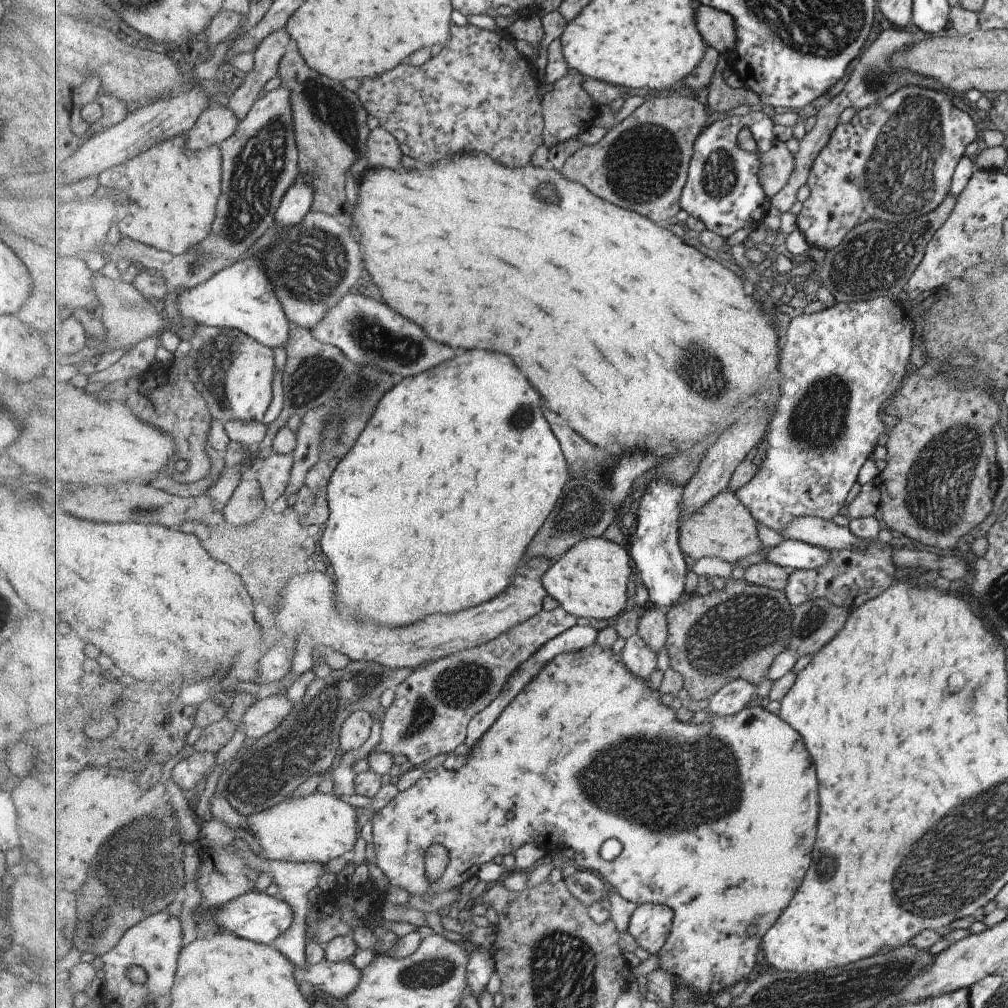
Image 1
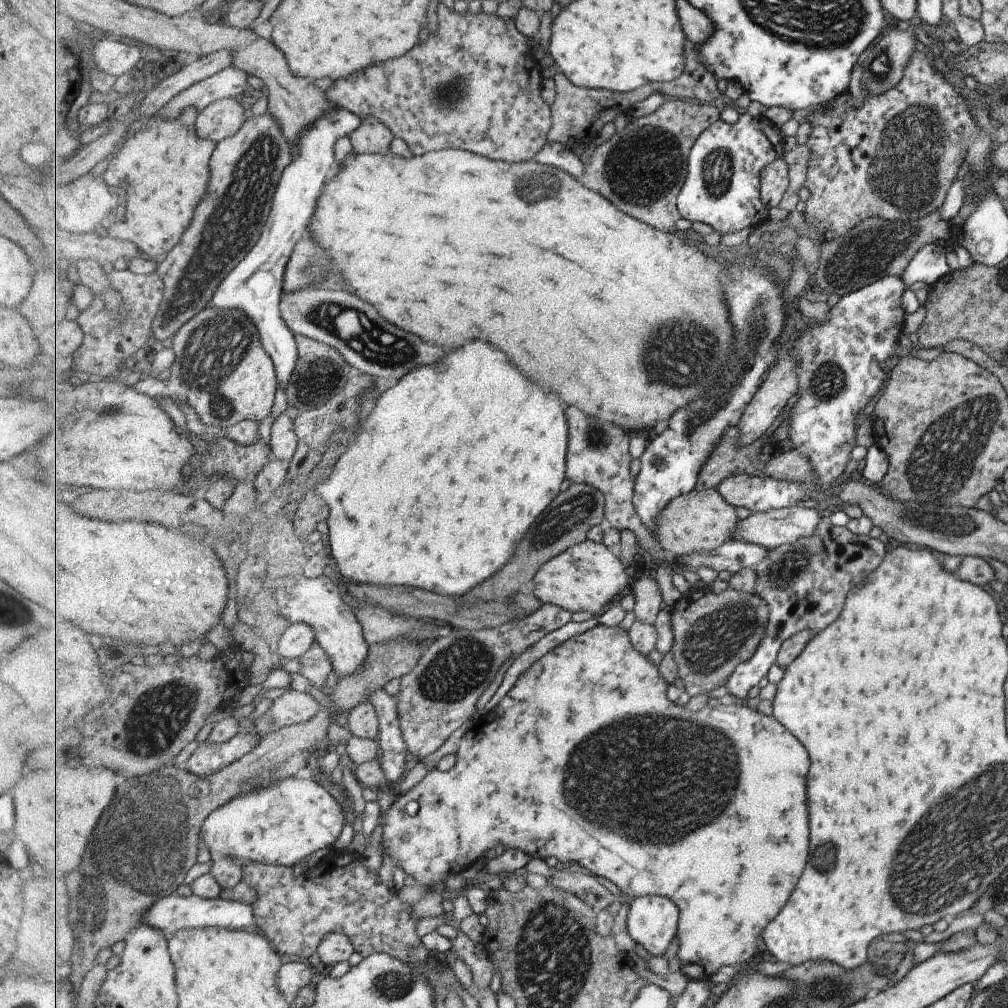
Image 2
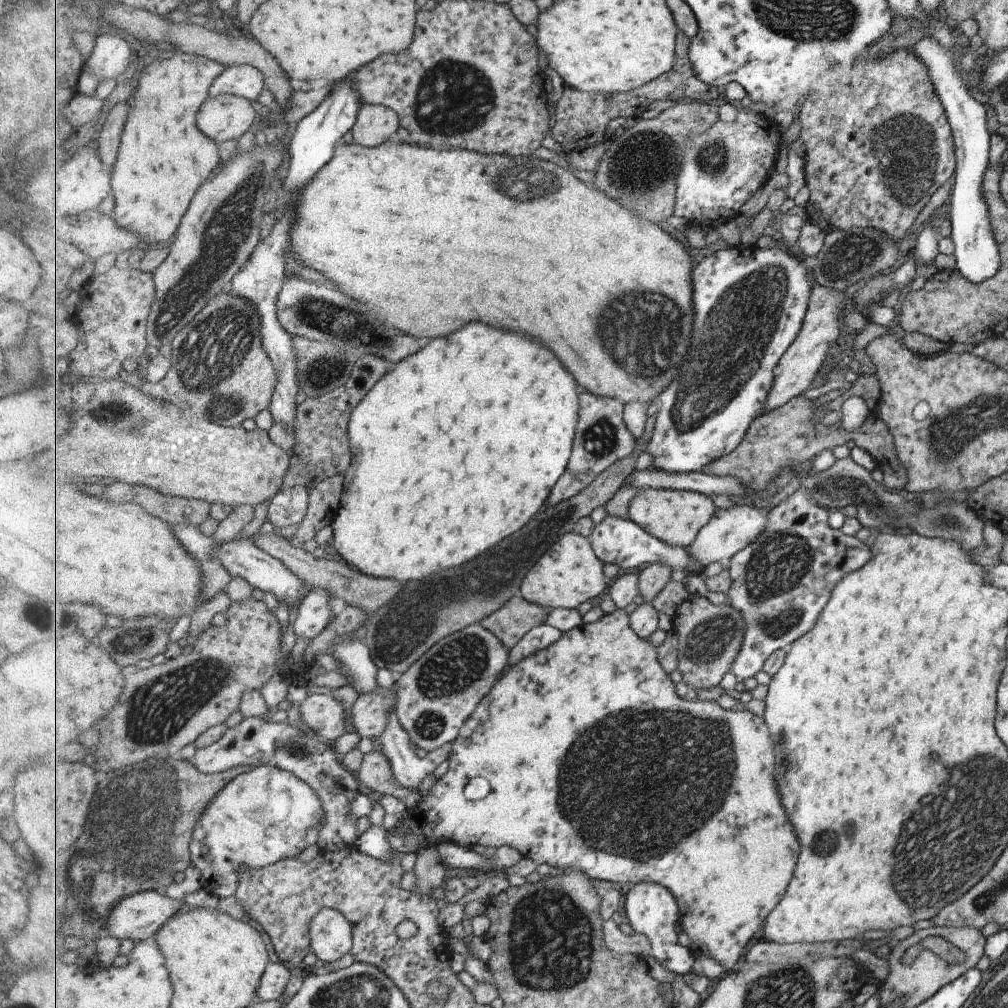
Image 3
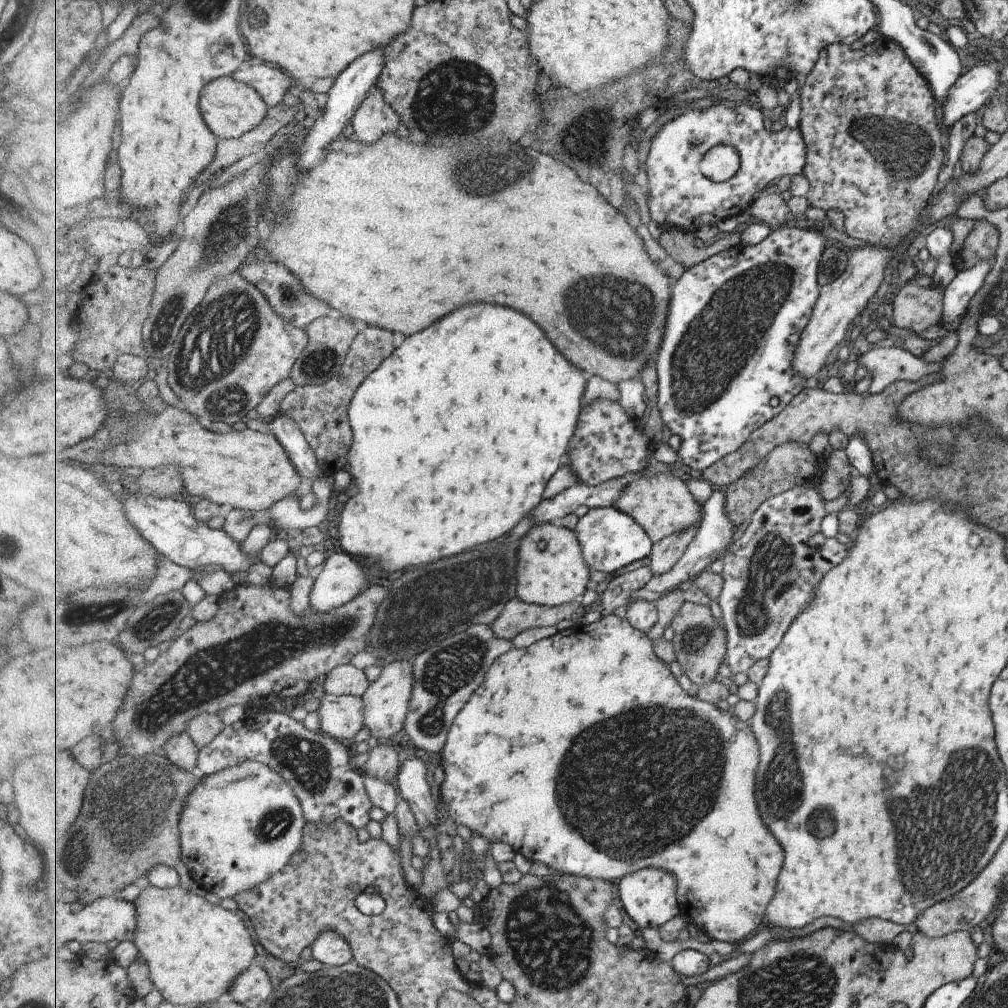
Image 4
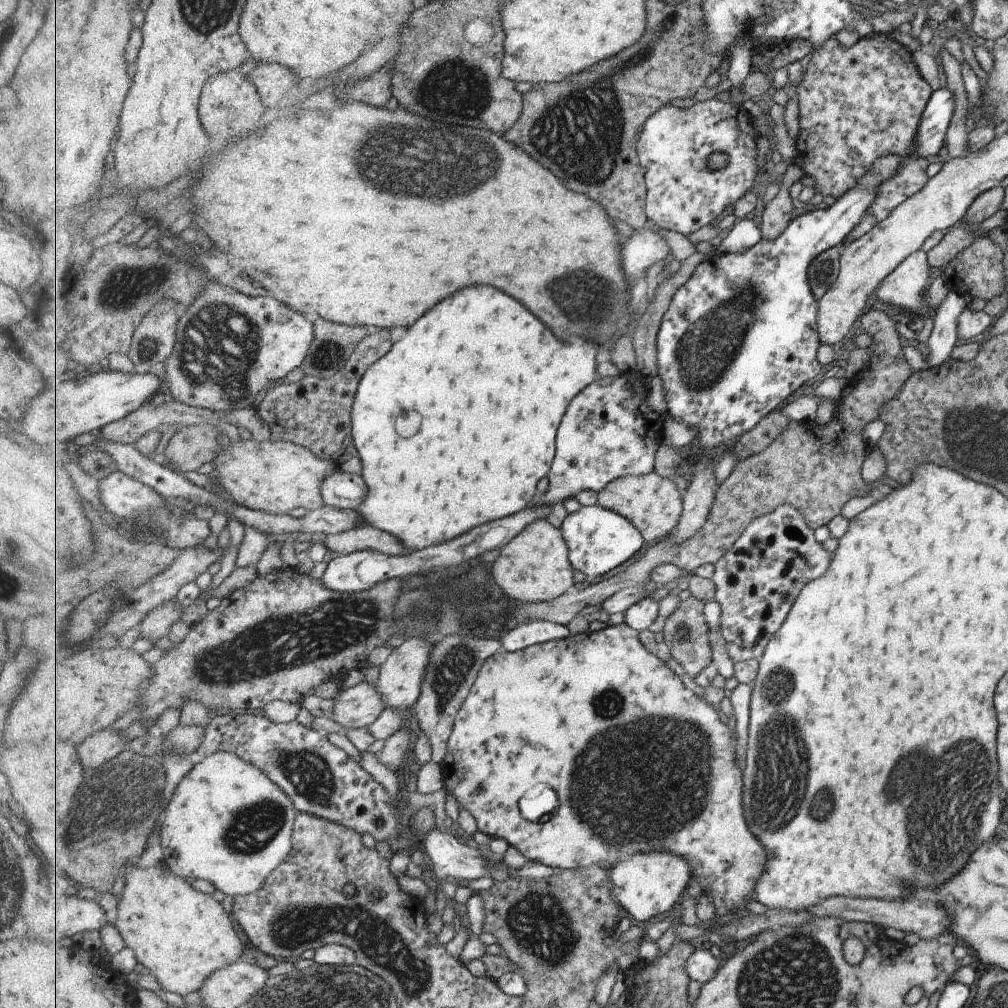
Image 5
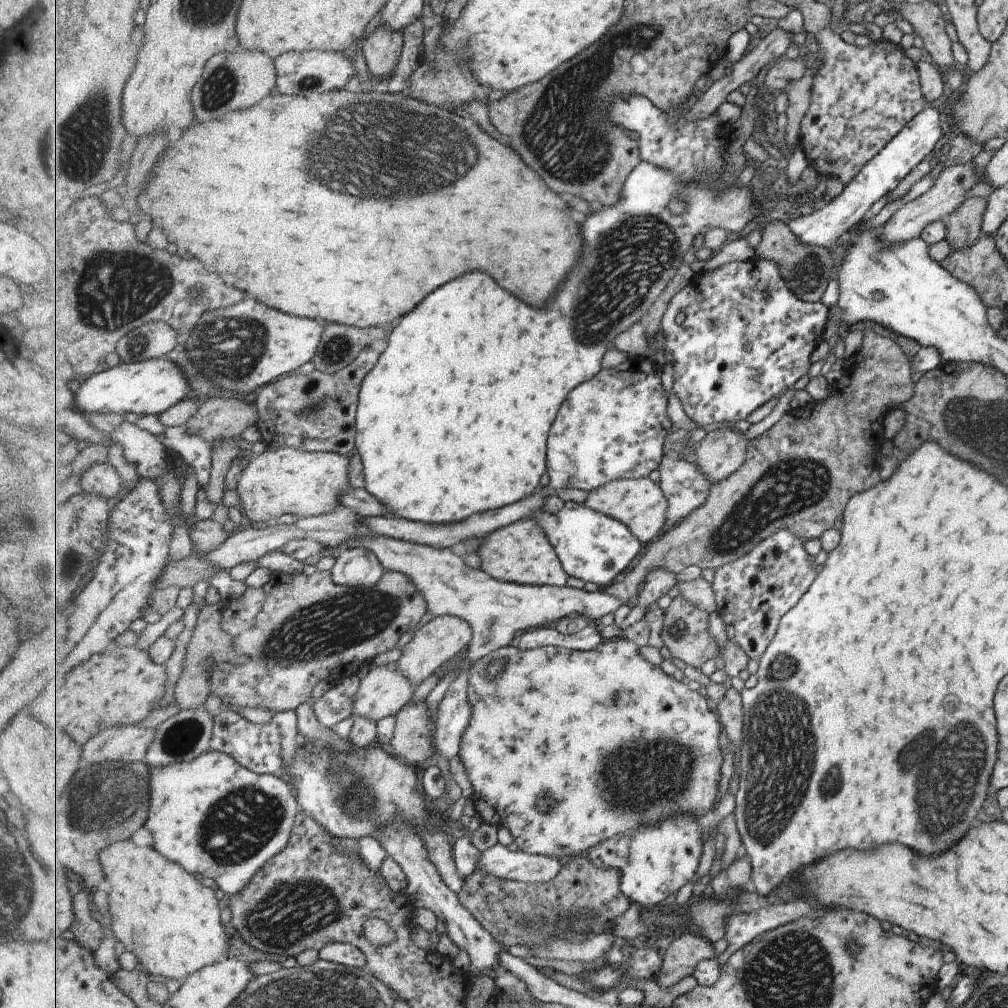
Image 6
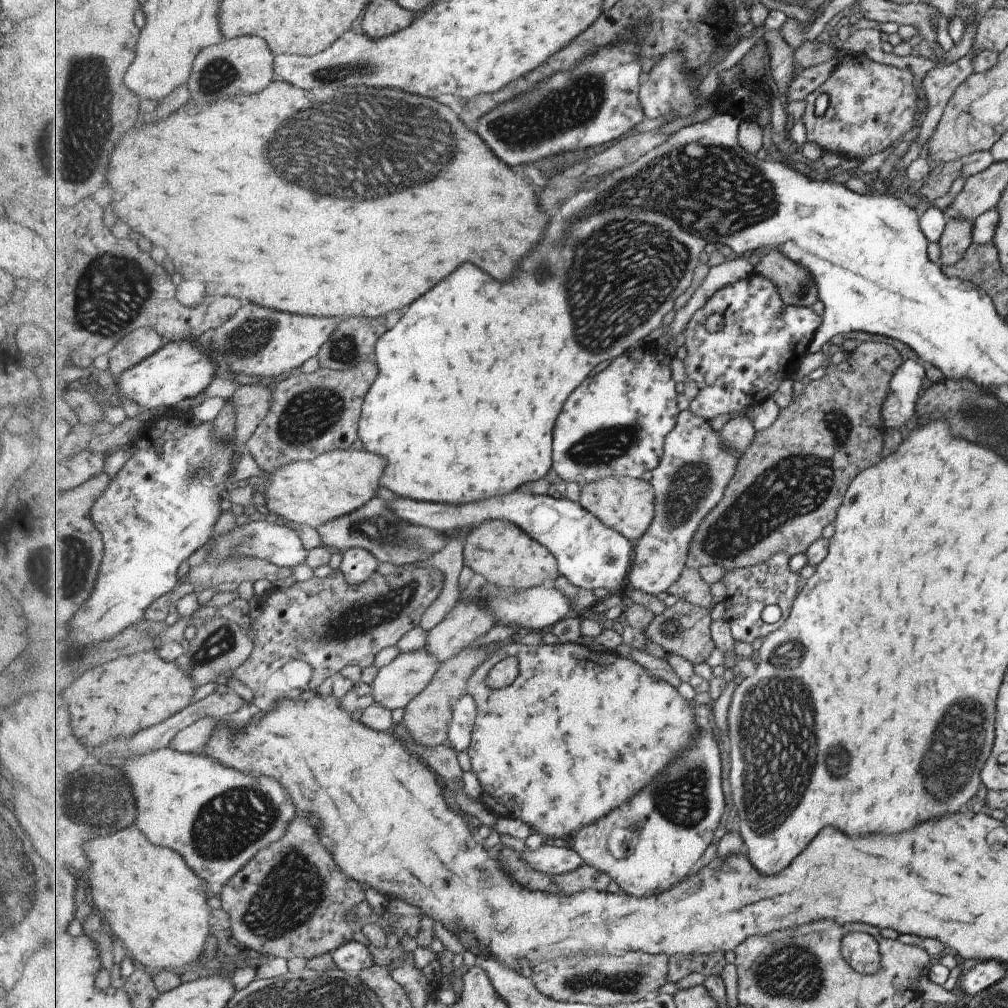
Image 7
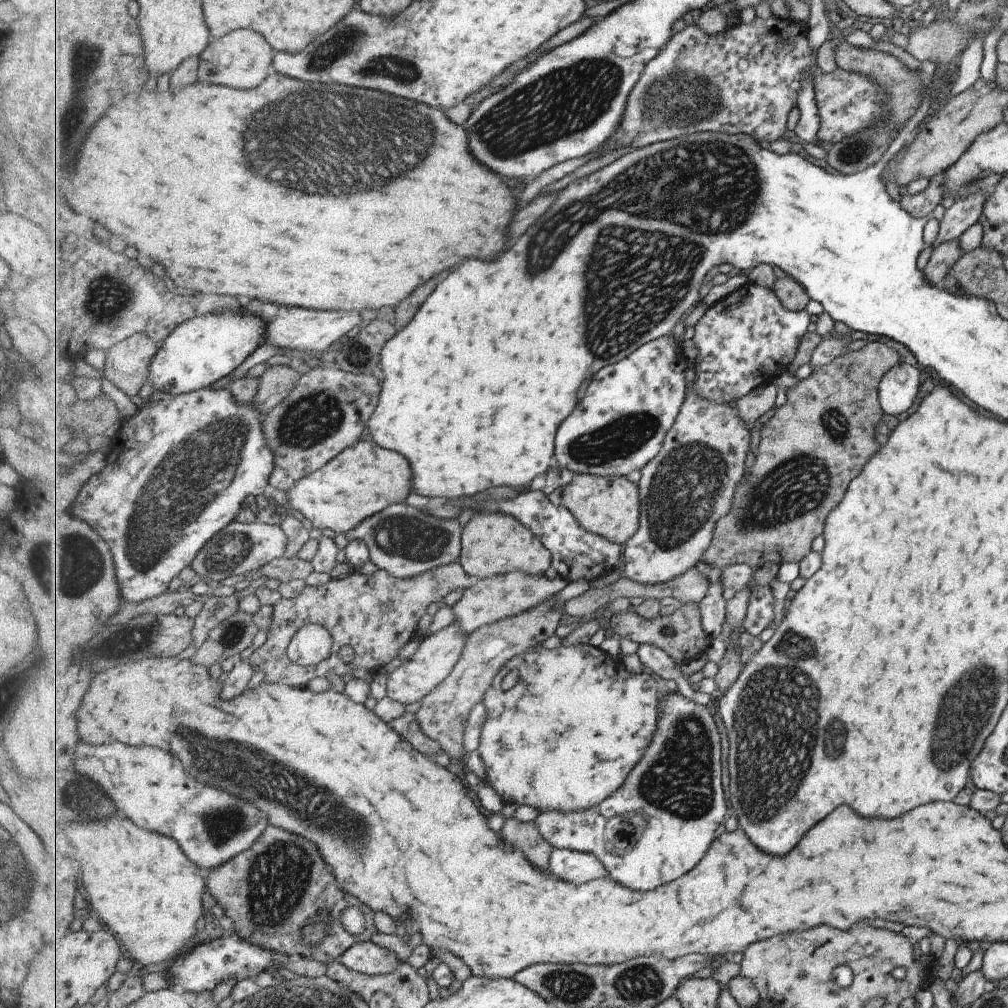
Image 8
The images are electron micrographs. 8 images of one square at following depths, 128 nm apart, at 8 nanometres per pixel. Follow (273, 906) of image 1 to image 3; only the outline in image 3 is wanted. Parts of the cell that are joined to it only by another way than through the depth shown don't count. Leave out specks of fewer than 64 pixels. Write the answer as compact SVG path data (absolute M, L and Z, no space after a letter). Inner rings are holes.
M158 891L135 893L114 904L101 934L108 933L110 936L115 936L119 941L124 939L133 940L136 944L150 939L155 940L157 932L159 932L173 916L179 916L179 912L181 912L183 908L187 908L185 902L168 898L165 894L160 894Z

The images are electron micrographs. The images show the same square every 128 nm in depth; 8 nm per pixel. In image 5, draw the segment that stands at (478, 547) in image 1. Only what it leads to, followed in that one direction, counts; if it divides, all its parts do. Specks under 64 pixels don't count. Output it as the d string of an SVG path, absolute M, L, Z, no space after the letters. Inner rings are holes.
M469 286L469 288L459 290L459 294L453 294L451 298L445 298L445 302L439 302L439 306L433 306L419 322L415 322L413 326L408 326L405 334L393 345L393 348L364 374L360 382L360 388L357 391L353 405L353 432L356 447L358 448L364 466L361 477L368 486L368 497L362 502L358 510L358 513L362 516L361 527L377 527L384 531L391 532L391 534L395 534L397 538L401 538L401 542L405 544L406 549L409 548L409 550L419 551L423 550L423 548L427 548L427 546L435 546L435 544L447 542L449 538L457 538L457 536L461 536L461 534L465 534L465 532L469 532L469 530L473 530L473 528L477 528L477 526L481 526L481 524L485 524L485 522L493 522L499 520L499 518L502 519L503 516L517 514L517 512L521 512L521 510L527 508L527 506L533 506L535 500L537 500L535 494L537 494L537 484L539 484L539 480L541 480L543 476L547 477L549 471L552 469L556 454L555 438L557 438L559 422L563 420L563 416L565 416L565 412L567 412L567 406L571 404L571 400L573 400L577 394L583 391L588 384L591 384L599 376L598 361L603 358L602 353L604 353L601 347L601 345L598 345L591 339L571 338L569 342L565 342L565 340L557 338L557 336L553 334L553 330L547 328L547 326L545 326L533 312L529 312L519 300L515 300L513 296L509 296L509 294L505 294L505 292L499 292L495 286ZM419 414L421 414L421 428L419 428L415 434L411 434L411 436L403 436L401 432L409 432L409 428L411 428L411 430L415 428L415 424L417 424L417 420L419 420ZM401 416L403 416L403 418L401 418ZM399 422L403 422L403 430L401 430L401 432L399 432L399 428L397 428ZM405 428L407 428L407 430L405 430ZM531 502L533 502L533 504L531 504Z

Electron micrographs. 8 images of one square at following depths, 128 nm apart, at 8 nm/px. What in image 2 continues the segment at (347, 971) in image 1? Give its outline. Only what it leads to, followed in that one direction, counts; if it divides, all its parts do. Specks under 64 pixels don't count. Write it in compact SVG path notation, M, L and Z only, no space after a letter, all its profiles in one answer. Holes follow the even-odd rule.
M305 960L282 964L279 974L276 976L277 988L285 995L285 998L293 1002L305 984L311 982L311 978L318 973L324 977L326 970L323 965L312 967Z

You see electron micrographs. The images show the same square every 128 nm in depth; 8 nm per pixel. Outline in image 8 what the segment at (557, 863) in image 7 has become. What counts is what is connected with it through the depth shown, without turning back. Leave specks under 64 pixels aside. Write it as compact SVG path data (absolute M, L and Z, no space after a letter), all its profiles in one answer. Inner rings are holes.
M555 847L550 858L550 864L555 874L559 874L561 878L569 878L571 882L577 882L577 884L589 882L589 880L595 880L595 878L601 878L601 876L607 874L600 856L589 851L576 851Z

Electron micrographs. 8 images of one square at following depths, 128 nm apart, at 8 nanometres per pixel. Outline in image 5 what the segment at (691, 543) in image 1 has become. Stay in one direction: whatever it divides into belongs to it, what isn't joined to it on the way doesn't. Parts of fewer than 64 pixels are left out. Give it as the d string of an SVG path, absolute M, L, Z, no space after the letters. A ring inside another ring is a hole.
M650 472L617 479L598 493L597 504L627 517L645 537L649 546L668 537L680 524L684 512L684 492L669 478Z

